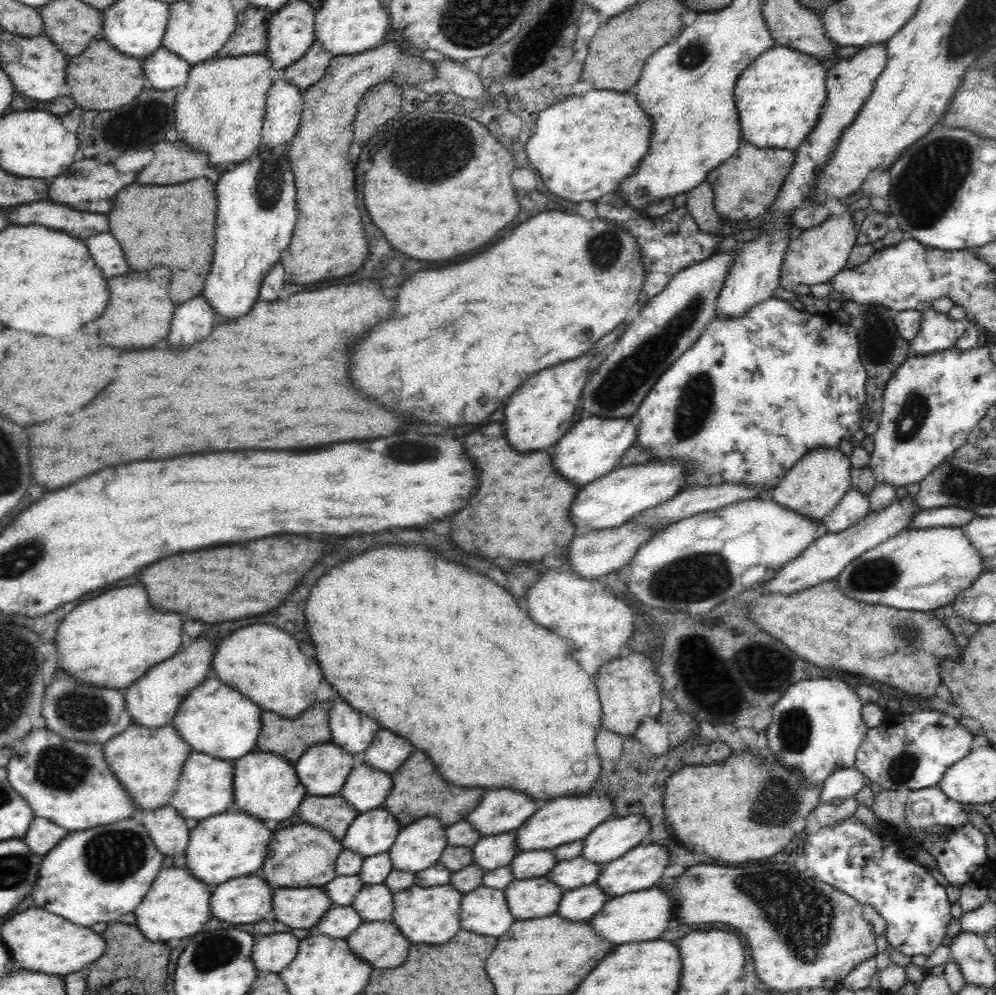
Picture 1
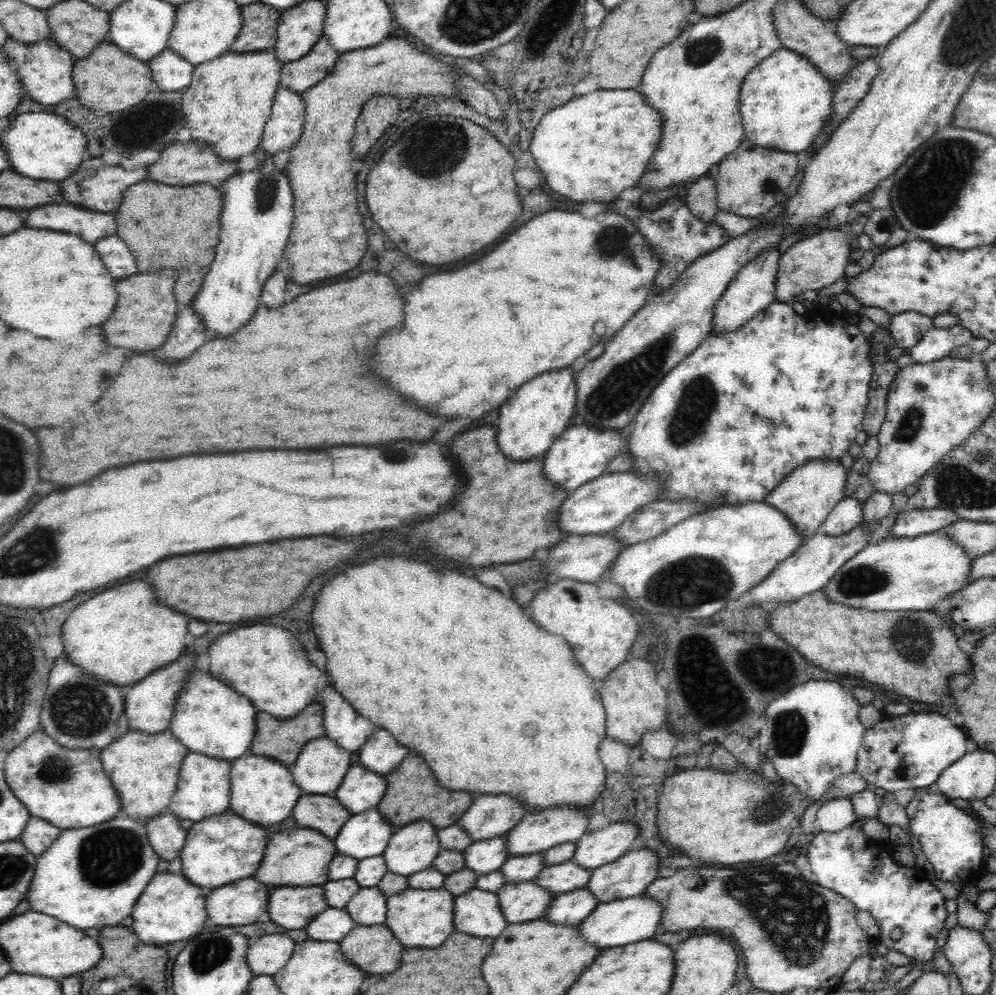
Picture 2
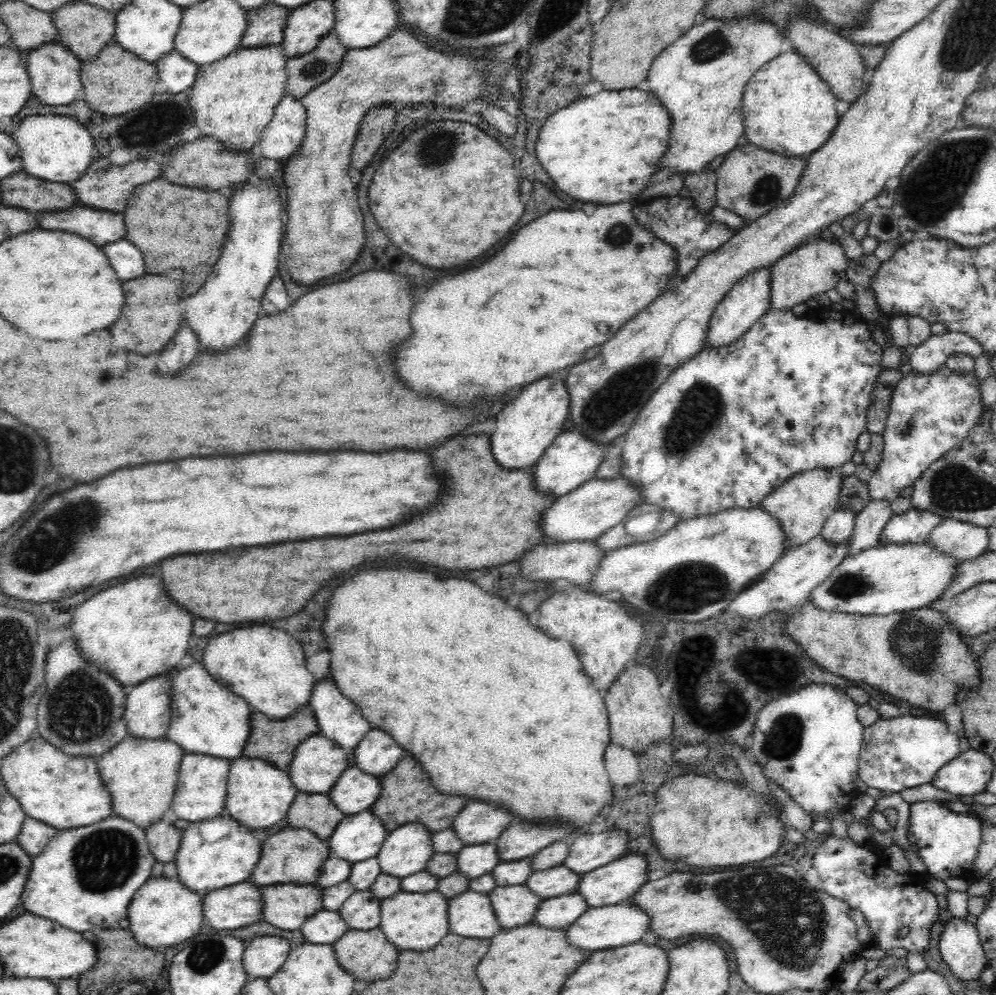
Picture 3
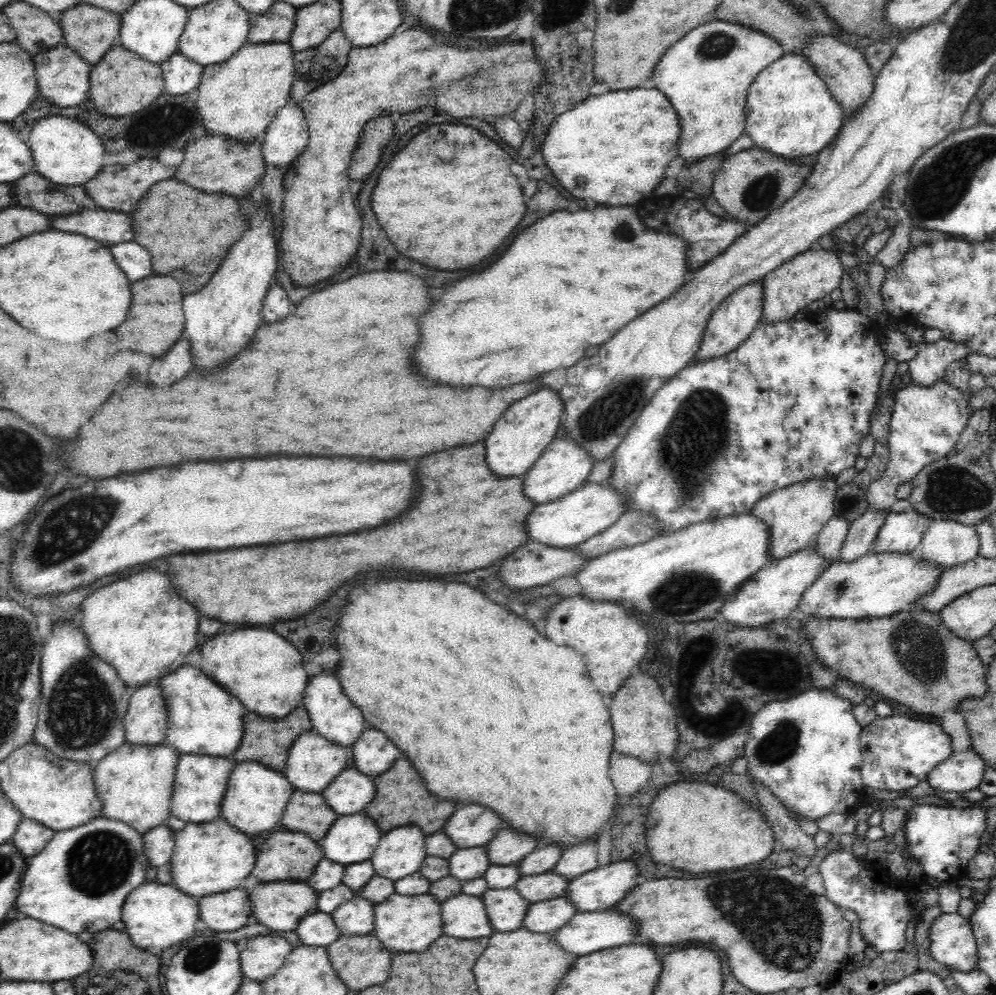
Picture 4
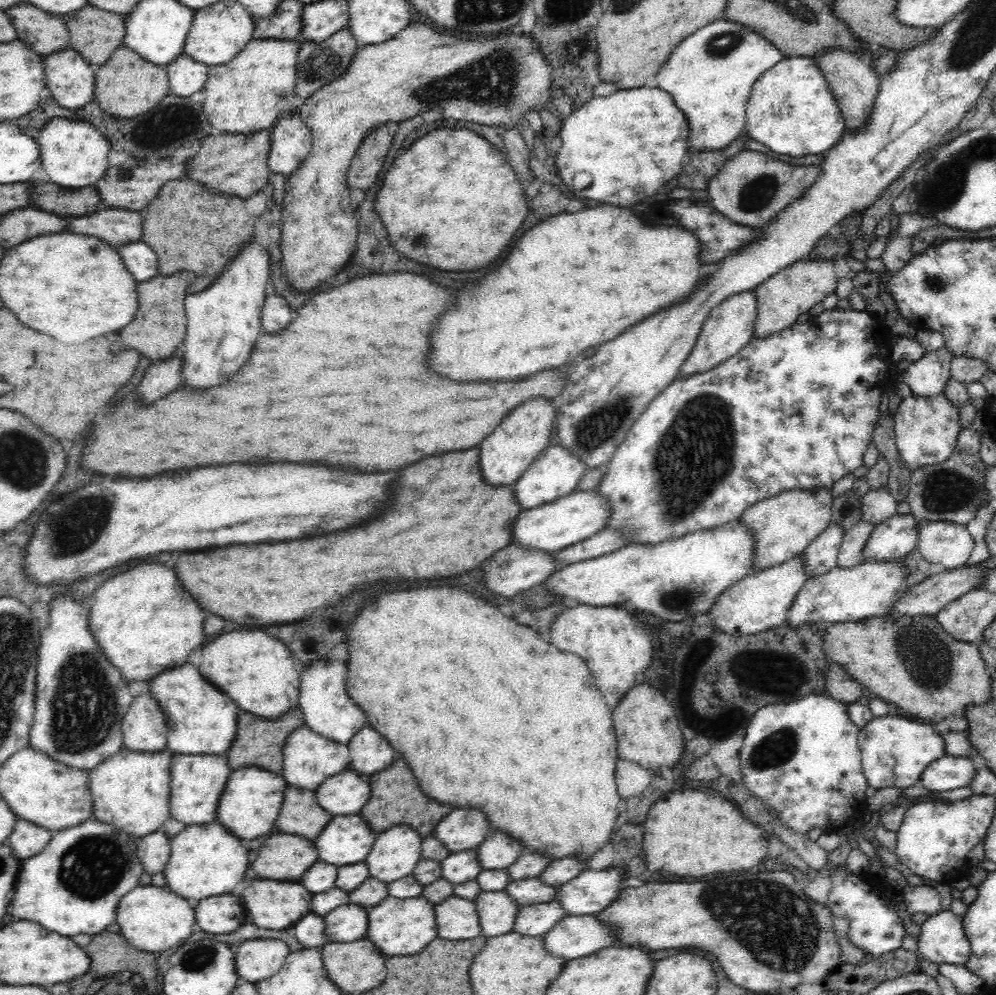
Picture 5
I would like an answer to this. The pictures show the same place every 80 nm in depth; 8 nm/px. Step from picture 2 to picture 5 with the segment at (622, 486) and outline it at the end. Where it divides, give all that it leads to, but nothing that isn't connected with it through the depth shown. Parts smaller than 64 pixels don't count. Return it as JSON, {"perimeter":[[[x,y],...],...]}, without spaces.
{"perimeter":[[[596,489],[586,492],[573,491],[553,500],[550,504],[543,504],[530,510],[521,509],[520,514],[516,516],[516,522],[512,524],[510,543],[554,553],[605,529],[604,524],[608,522],[608,516],[608,503]]]}

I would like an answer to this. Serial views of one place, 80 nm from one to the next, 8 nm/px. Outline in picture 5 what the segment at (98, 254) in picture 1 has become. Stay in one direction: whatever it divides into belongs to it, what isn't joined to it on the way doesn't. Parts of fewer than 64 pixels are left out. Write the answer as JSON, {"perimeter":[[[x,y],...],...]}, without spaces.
{"perimeter":[[[135,242],[121,246],[117,251],[136,283],[146,282],[160,273],[158,272],[158,256],[152,252],[148,244]]]}

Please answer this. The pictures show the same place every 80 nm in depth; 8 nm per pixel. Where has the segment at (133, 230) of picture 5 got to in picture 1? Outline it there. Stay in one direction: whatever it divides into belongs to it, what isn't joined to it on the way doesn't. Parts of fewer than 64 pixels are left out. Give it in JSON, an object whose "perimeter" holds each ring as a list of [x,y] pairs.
{"perimeter":[[[40,201],[36,204],[20,205],[7,209],[6,213],[11,224],[40,225],[69,234],[82,241],[90,236],[110,232],[107,215],[82,212],[54,202]]]}

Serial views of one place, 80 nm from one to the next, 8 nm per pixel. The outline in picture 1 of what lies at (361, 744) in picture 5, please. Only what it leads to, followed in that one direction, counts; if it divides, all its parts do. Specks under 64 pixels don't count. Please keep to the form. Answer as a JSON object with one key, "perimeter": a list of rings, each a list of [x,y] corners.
{"perimeter":[[[379,730],[365,751],[364,764],[379,772],[394,773],[411,756],[412,746],[390,730]]]}

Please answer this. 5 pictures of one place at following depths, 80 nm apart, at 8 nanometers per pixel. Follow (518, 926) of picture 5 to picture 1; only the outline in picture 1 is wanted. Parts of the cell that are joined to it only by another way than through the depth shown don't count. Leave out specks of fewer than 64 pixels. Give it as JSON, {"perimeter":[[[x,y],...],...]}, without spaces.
{"perimeter":[[[593,883],[576,890],[562,892],[555,914],[568,921],[588,922],[609,899],[608,895],[596,886]]]}

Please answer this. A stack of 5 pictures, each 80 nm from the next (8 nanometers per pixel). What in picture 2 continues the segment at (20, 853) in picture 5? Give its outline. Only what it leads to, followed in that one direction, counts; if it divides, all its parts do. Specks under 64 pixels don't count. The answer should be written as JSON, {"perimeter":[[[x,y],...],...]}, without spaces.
{"perimeter":[[[29,816],[18,840],[28,849],[28,852],[38,856],[46,848],[50,848],[50,845],[59,834],[60,829],[48,821],[35,816]]]}

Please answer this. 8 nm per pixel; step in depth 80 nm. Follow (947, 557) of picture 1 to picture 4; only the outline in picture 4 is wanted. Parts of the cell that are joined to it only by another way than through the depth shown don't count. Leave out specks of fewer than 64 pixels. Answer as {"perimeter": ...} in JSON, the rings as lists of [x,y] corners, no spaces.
{"perimeter":[[[869,551],[862,558],[854,562],[838,562],[831,564],[820,573],[820,576],[804,589],[796,606],[800,614],[804,614],[803,620],[808,619],[871,619],[889,617],[894,613],[908,609],[918,596],[930,592],[940,576],[942,569],[930,567],[926,559],[912,559],[912,555],[900,553],[872,553]]]}

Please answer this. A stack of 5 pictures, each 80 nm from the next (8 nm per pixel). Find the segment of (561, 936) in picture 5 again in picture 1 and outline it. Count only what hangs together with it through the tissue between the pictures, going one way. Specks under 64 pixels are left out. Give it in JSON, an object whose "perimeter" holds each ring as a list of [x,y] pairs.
{"perimeter":[[[652,887],[609,898],[604,902],[604,906],[590,918],[588,925],[600,939],[616,946],[658,938],[668,928],[670,920],[673,920],[672,914],[674,914],[674,902],[670,901],[670,897],[664,891],[658,891],[658,887]]]}

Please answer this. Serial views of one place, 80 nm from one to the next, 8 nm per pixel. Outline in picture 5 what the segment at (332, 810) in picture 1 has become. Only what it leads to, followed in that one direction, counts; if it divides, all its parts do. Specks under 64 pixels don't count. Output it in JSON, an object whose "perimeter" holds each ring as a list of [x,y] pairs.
{"perimeter":[[[287,784],[282,795],[282,807],[276,820],[278,832],[315,840],[332,815],[317,804],[314,791]]]}

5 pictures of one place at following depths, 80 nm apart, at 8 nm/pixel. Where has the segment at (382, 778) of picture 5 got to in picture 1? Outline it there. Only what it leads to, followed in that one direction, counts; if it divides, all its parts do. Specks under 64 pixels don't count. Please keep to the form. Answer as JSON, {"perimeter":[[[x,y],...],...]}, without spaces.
{"perimeter":[[[420,752],[414,756],[411,754],[404,765],[389,776],[392,778],[392,788],[380,809],[392,813],[401,829],[422,817],[436,817],[442,827],[464,821],[477,808],[485,791],[482,787],[462,788],[450,785],[441,778],[434,764]]]}

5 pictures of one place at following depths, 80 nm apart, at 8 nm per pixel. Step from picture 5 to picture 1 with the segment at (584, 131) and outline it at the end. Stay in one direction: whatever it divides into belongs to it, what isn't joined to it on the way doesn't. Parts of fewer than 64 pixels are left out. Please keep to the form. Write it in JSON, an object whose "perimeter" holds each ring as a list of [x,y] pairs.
{"perimeter":[[[594,90],[584,96],[570,96],[564,102],[553,104],[538,115],[526,144],[530,166],[538,170],[546,188],[572,202],[597,201],[604,194],[614,194],[618,184],[626,180],[638,162],[646,156],[652,138],[652,122],[640,108],[634,91]]]}

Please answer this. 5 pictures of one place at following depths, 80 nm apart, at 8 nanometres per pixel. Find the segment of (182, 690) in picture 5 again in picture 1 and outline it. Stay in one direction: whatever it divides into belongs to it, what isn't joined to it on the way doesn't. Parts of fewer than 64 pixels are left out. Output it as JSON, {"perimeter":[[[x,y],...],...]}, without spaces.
{"perimeter":[[[212,674],[182,698],[171,724],[192,752],[235,761],[256,750],[260,708]]]}

